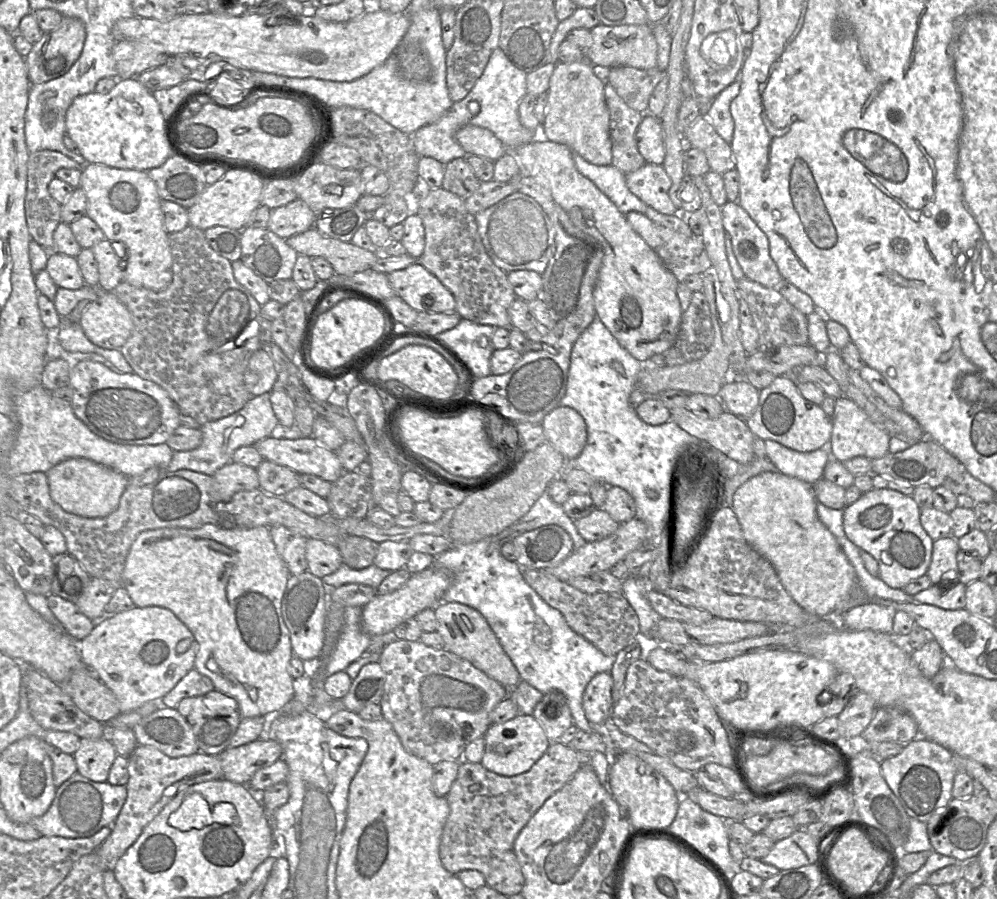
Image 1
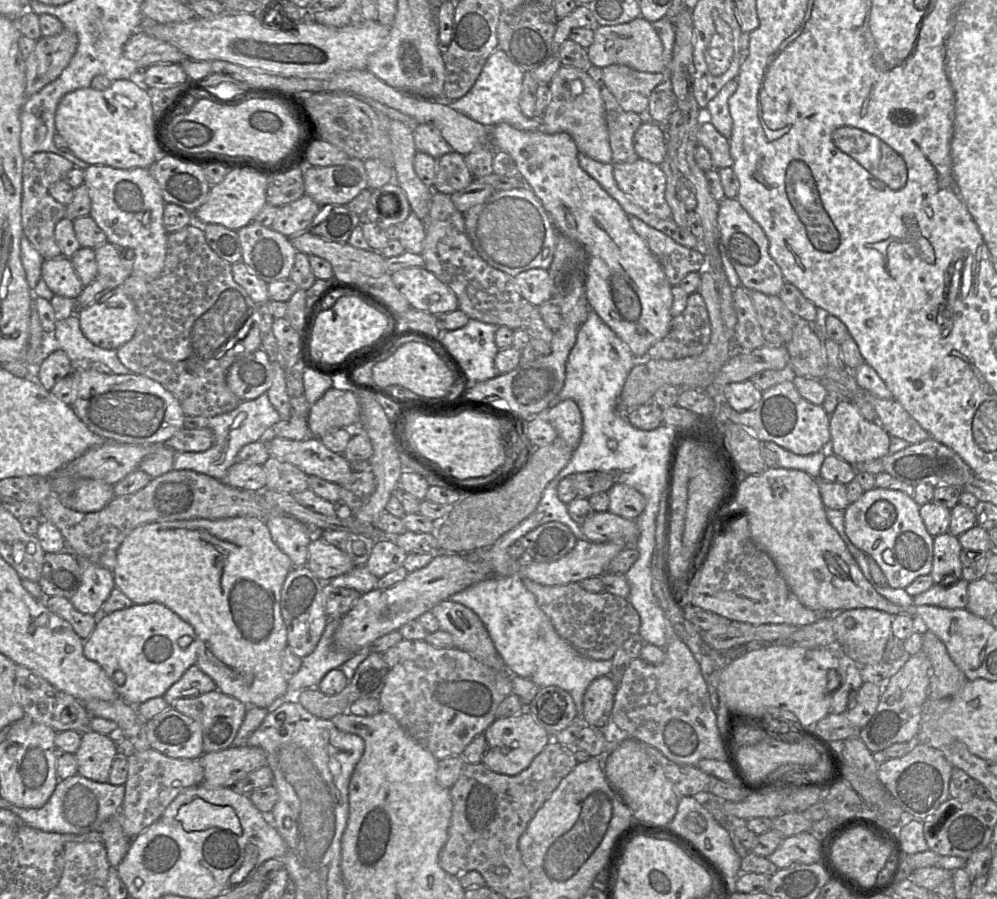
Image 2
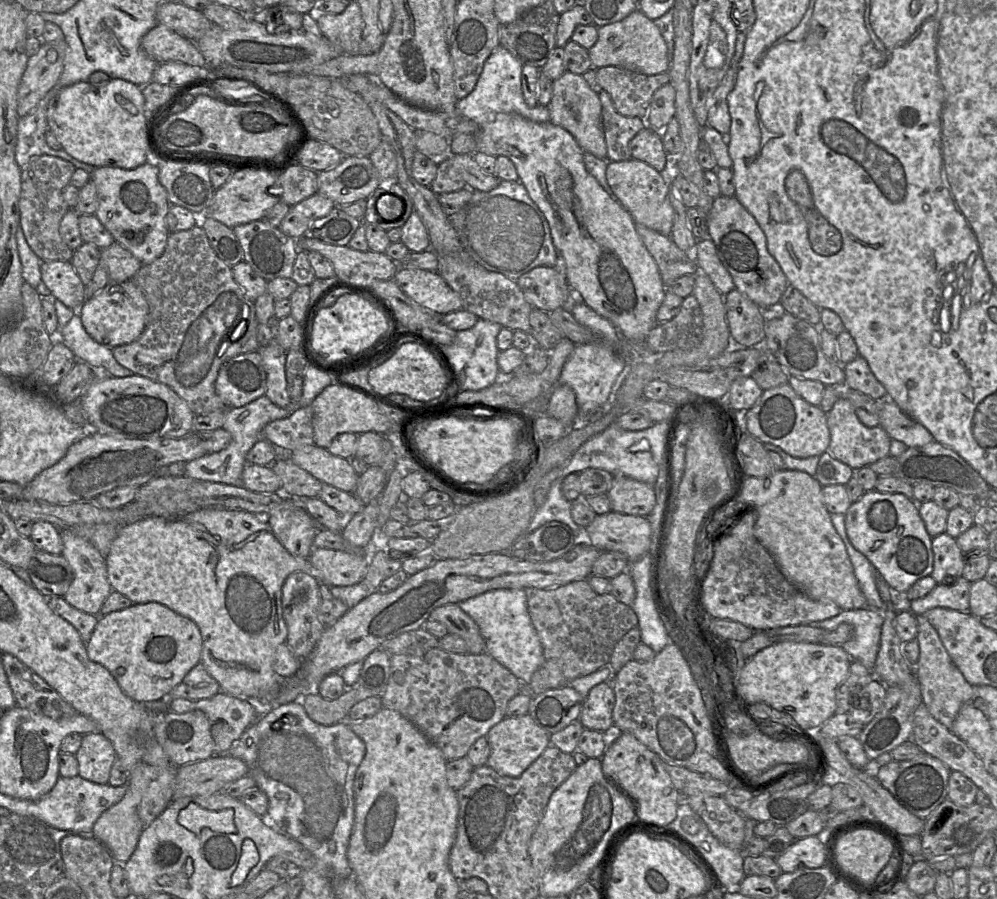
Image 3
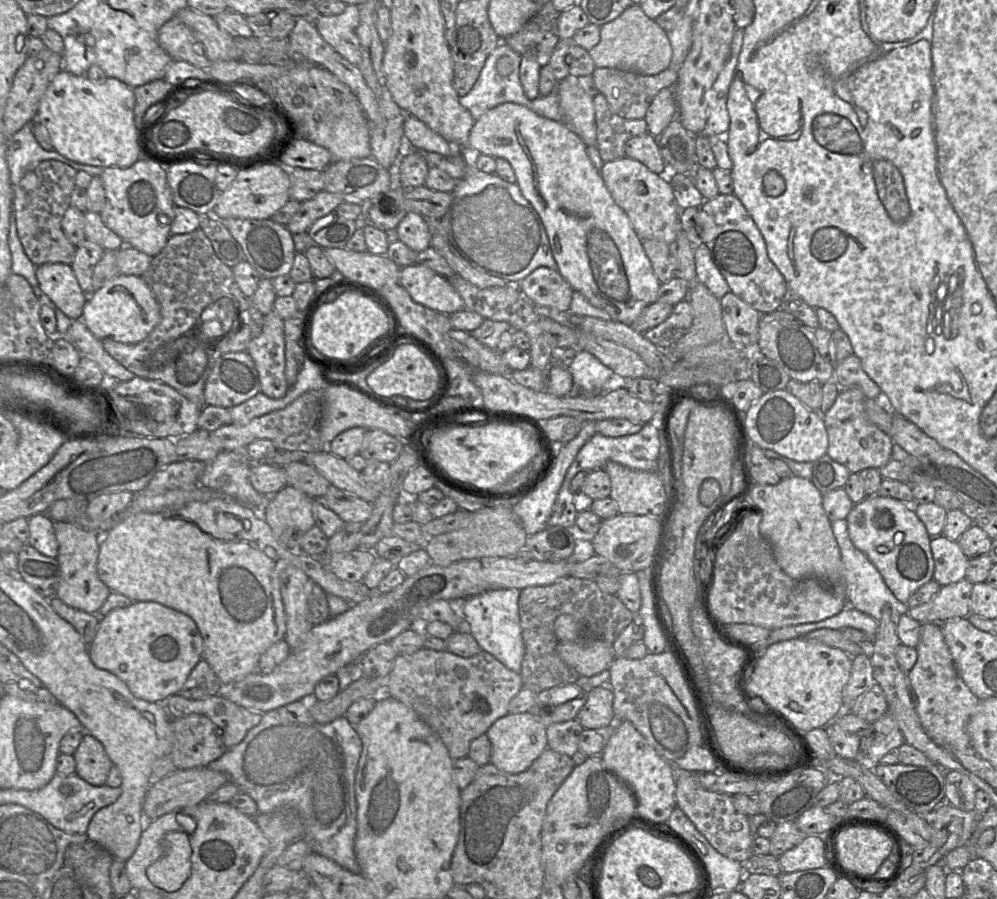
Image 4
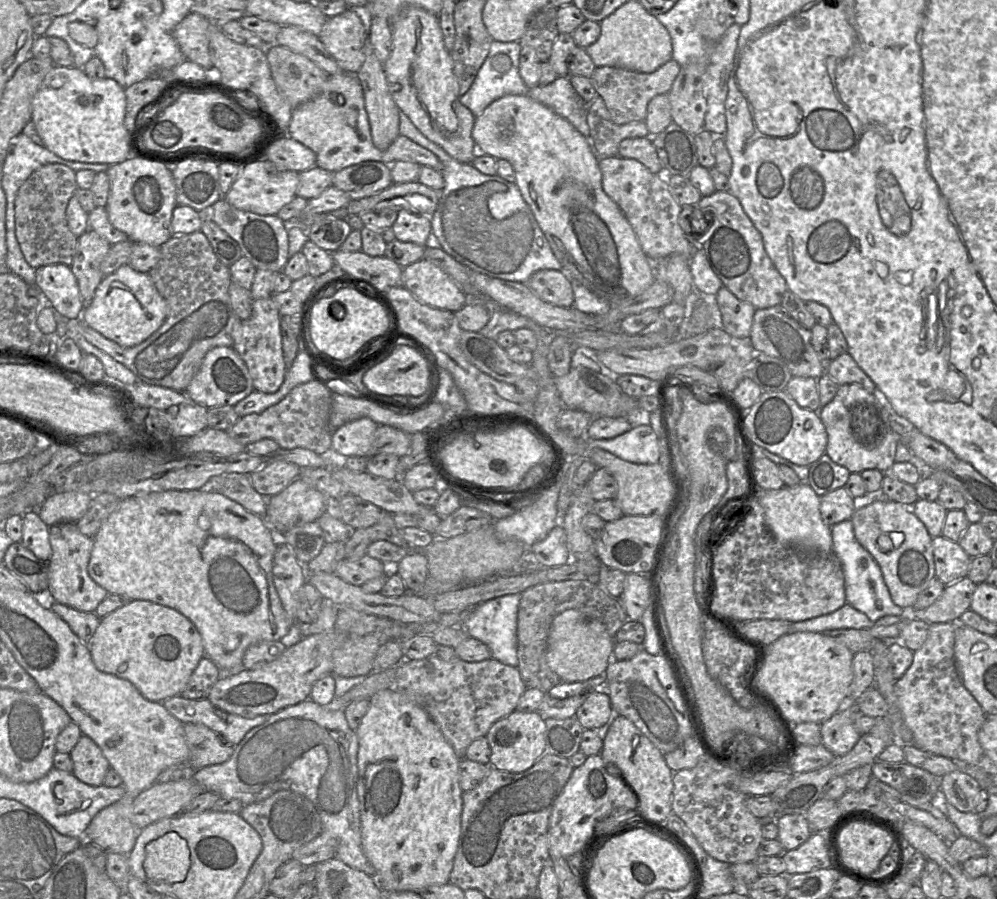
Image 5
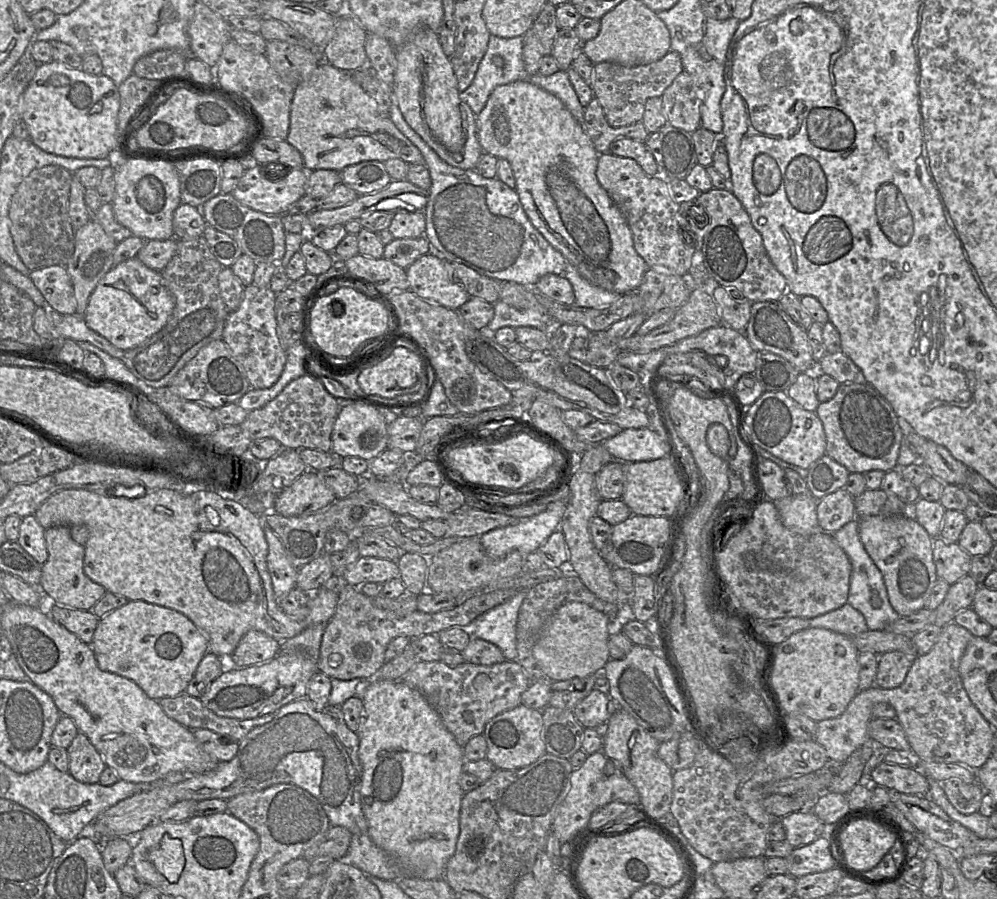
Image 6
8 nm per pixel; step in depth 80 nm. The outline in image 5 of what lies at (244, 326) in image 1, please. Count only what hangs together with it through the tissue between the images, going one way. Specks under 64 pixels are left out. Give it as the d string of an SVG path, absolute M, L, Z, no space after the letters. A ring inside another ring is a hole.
M202 231L187 235L173 235L159 248L159 261L148 274L167 305L167 317L161 327L145 341L133 347L118 345L88 325L85 325L83 321L81 321L81 335L89 343L126 366L135 374L138 382L185 392L209 350L214 347L232 347L233 345L231 334L235 318L238 317L233 310L229 296L229 285L232 277L229 268L223 265L216 257L208 239Z

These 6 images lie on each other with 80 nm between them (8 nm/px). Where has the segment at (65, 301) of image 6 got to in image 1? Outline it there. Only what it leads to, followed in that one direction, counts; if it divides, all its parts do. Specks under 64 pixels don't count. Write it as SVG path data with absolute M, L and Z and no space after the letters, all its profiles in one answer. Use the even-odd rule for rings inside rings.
M50 252L45 270L58 288L77 290L85 285L76 257Z

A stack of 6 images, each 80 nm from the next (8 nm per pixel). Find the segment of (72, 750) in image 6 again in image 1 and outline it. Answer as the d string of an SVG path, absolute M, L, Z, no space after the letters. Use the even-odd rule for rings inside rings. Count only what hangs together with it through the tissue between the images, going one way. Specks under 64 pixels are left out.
M108 737L82 738L79 748L73 754L78 773L95 782L108 780L117 755L115 746Z

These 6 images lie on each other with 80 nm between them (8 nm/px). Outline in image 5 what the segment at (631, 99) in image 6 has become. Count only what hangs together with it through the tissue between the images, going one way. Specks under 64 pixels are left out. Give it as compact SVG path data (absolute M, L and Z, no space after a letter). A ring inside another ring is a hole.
M673 58L651 73L642 73L614 66L596 67L591 81L604 100L611 120L616 124L644 121L648 103L660 94L668 94L681 66Z

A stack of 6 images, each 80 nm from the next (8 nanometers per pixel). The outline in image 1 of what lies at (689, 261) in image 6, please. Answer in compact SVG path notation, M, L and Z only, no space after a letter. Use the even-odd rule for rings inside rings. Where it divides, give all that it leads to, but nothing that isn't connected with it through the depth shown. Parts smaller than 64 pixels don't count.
M646 162L625 179L629 190L648 206L666 215L679 213L669 196L671 179L662 165Z

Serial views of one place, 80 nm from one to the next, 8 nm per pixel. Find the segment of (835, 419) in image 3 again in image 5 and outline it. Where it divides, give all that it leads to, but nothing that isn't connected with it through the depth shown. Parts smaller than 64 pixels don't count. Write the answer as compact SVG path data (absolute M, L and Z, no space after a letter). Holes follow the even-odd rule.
M855 383L840 385L832 401L815 412L828 435L826 454L851 473L867 469L883 472L896 462L896 447L900 439L888 423L888 406L877 392L871 393Z

